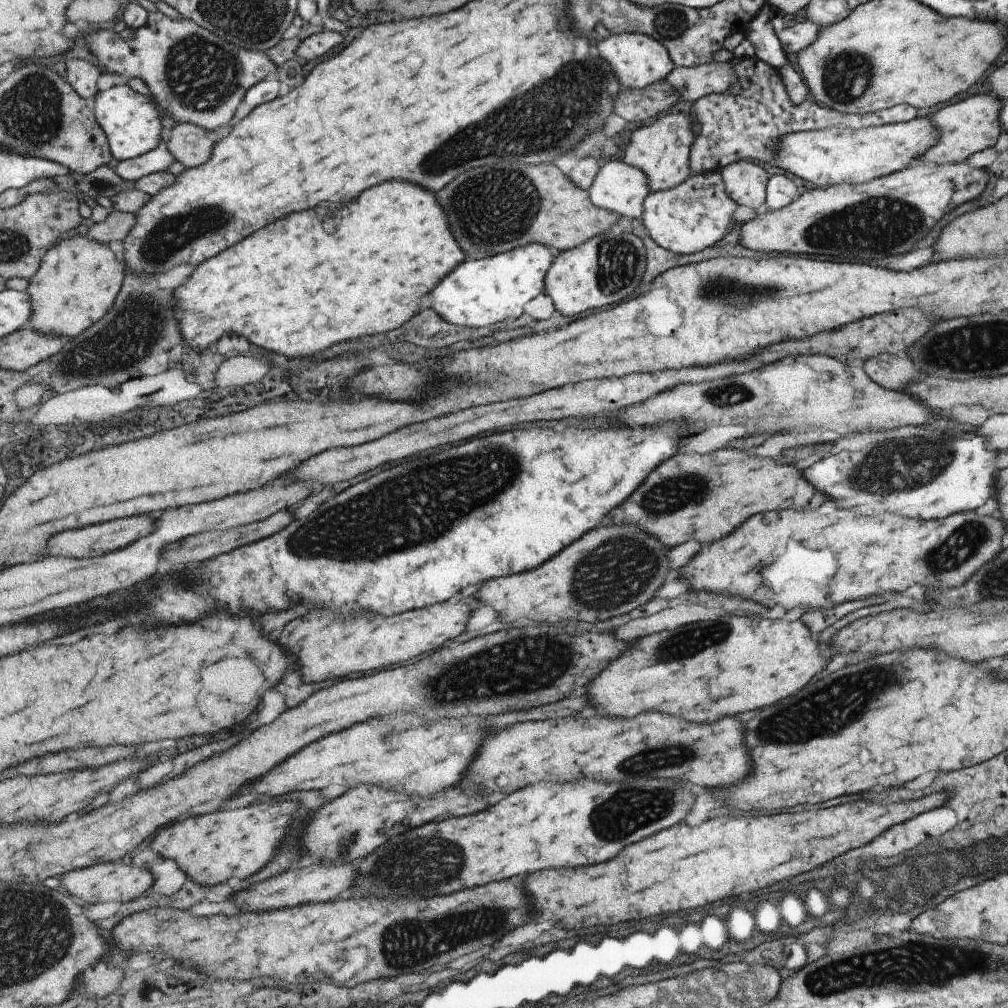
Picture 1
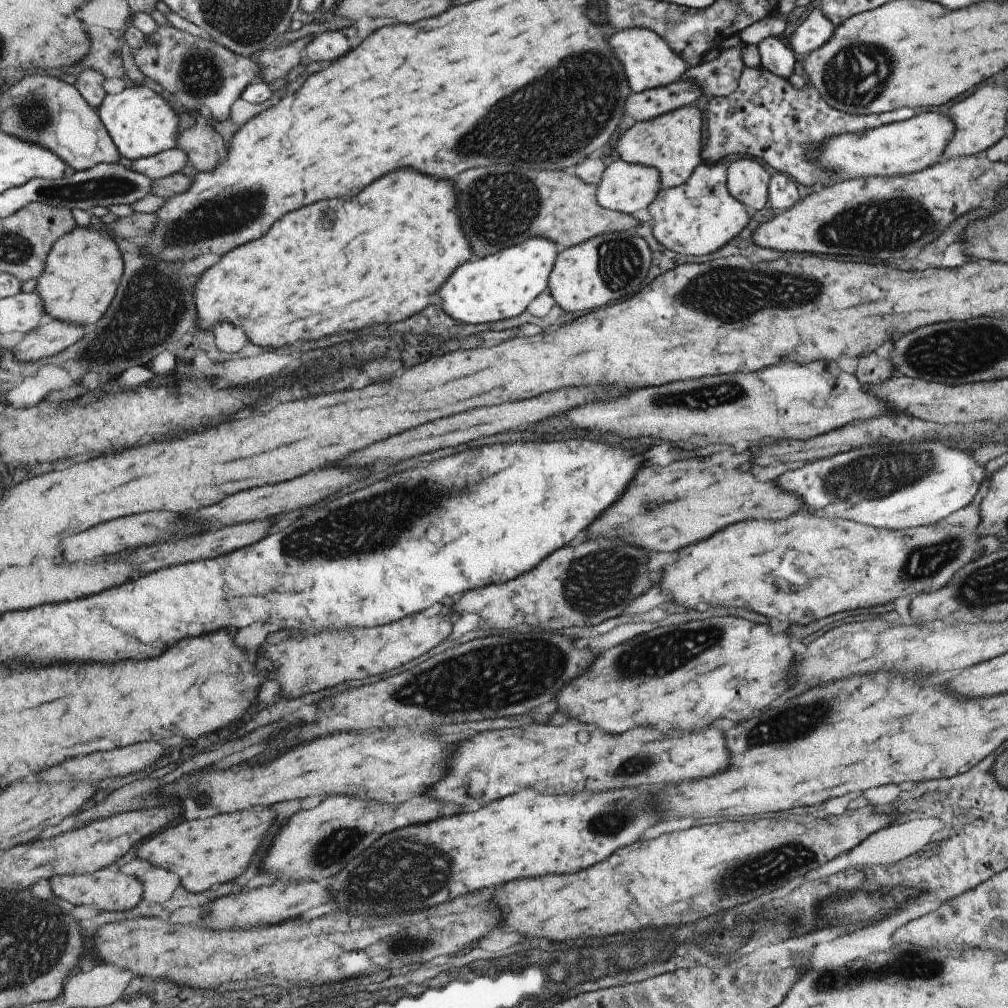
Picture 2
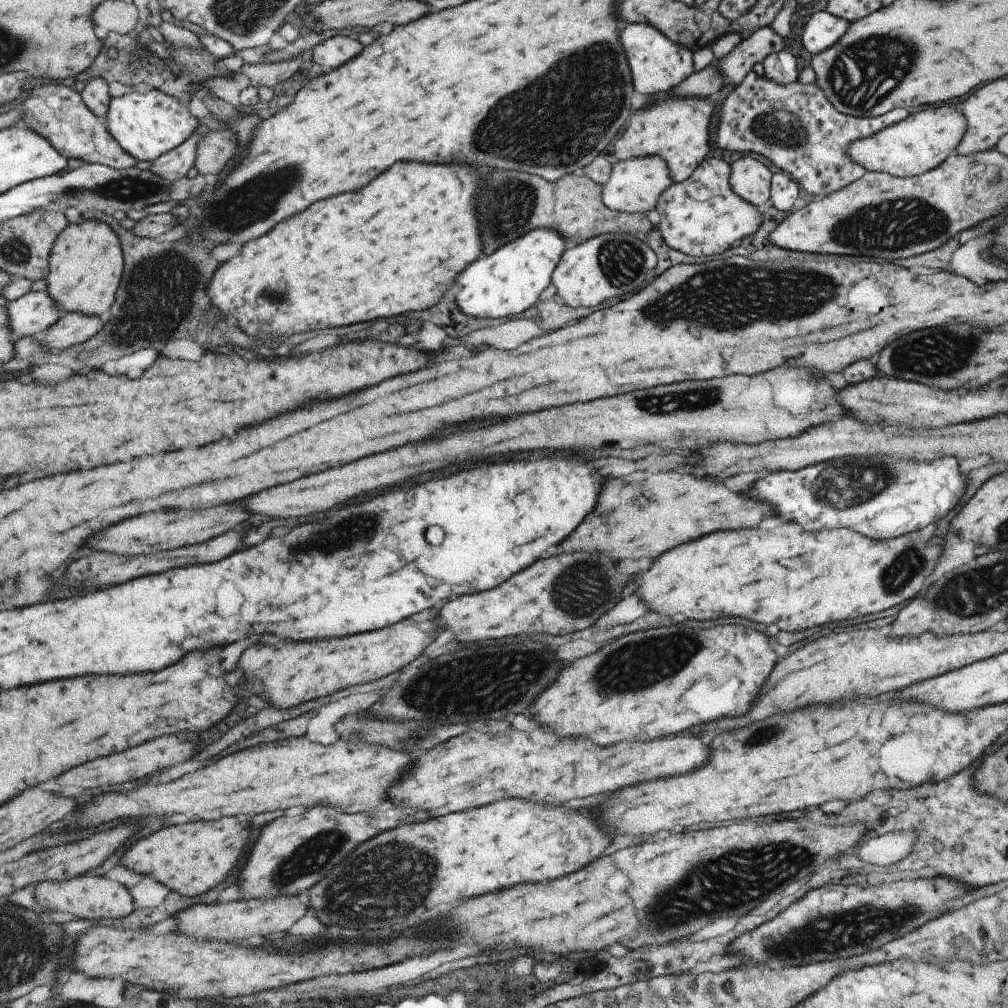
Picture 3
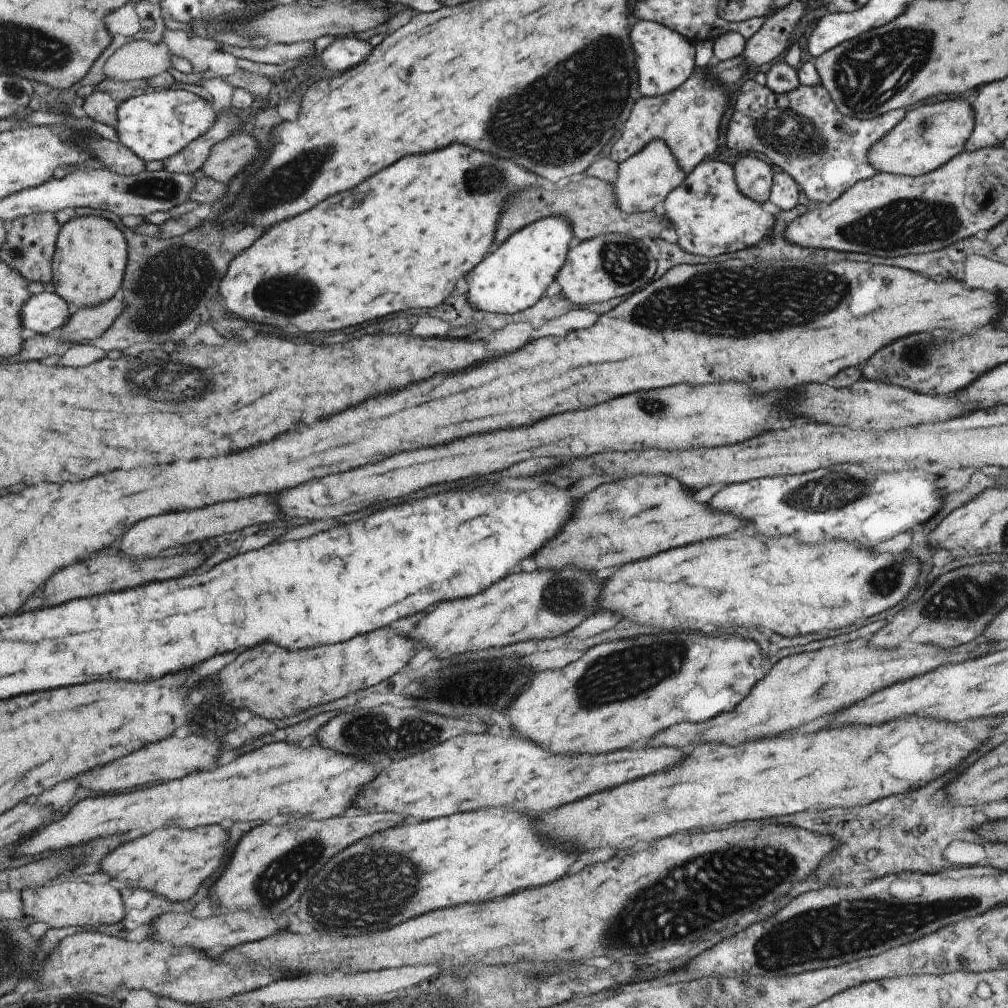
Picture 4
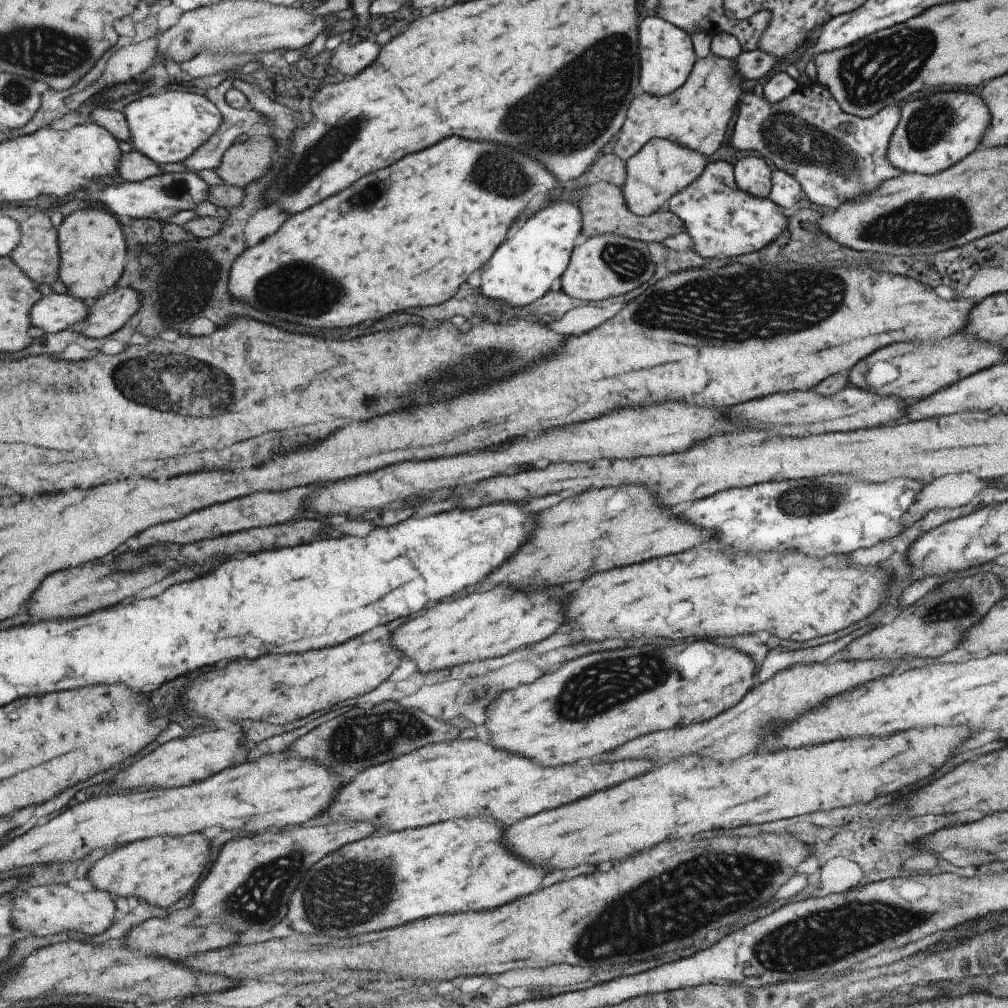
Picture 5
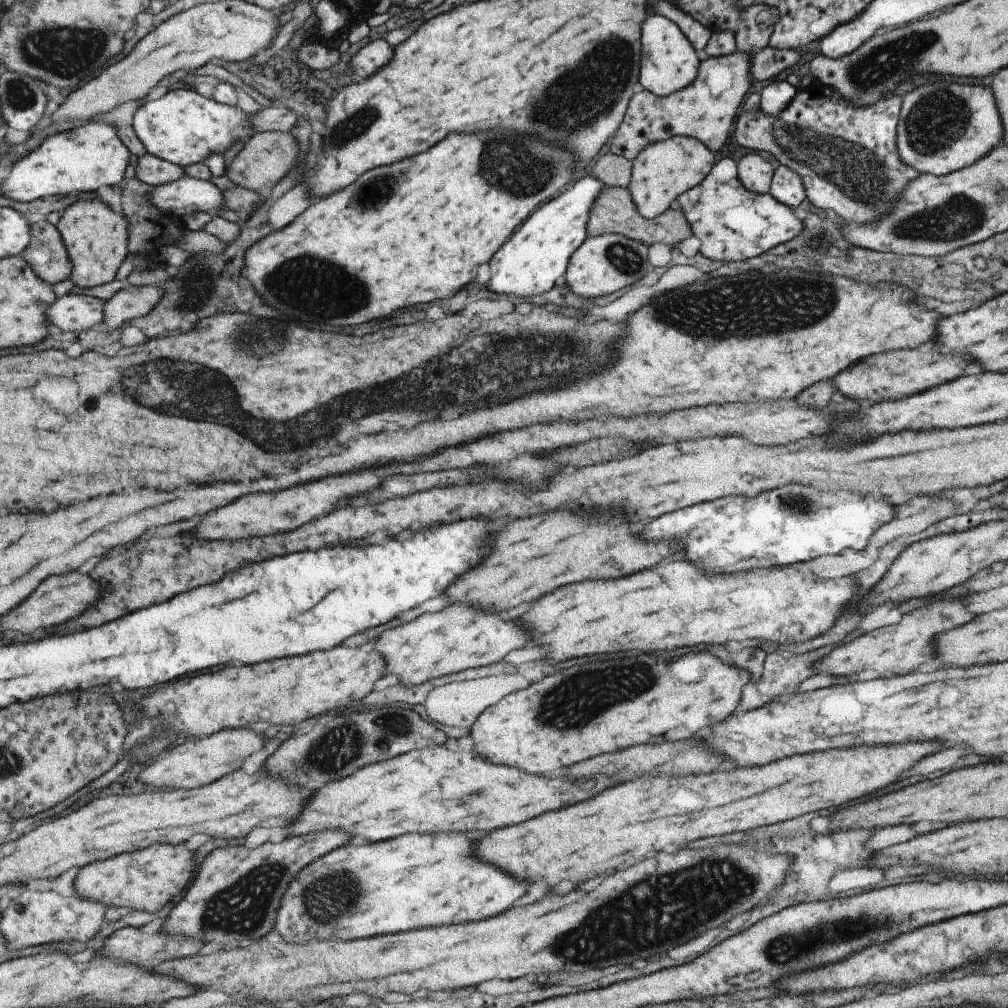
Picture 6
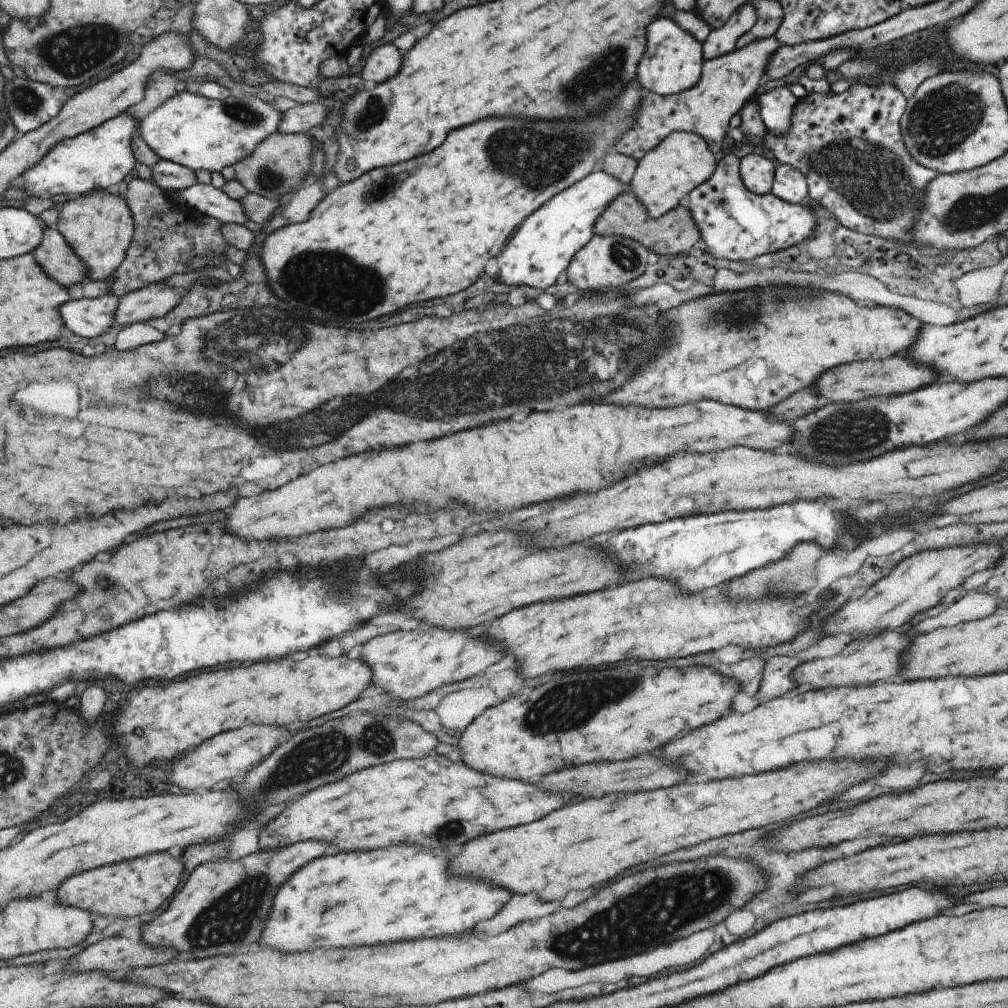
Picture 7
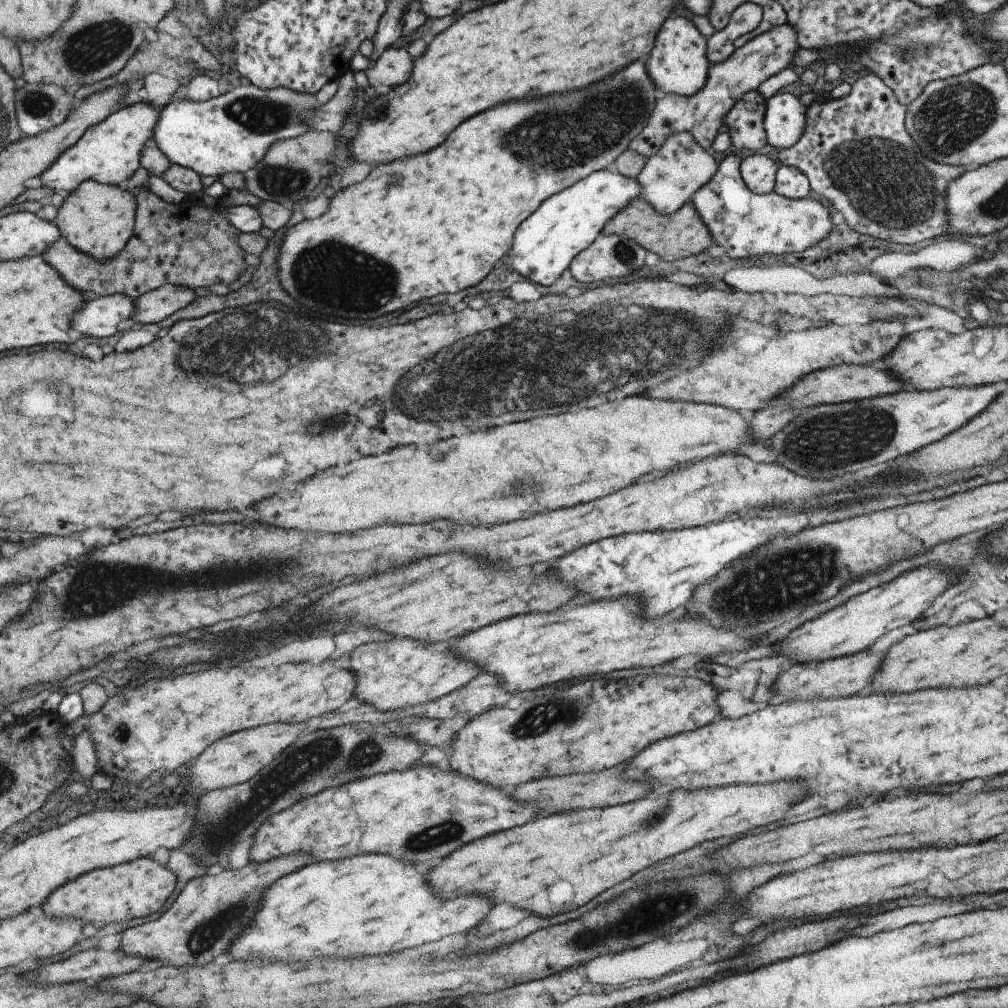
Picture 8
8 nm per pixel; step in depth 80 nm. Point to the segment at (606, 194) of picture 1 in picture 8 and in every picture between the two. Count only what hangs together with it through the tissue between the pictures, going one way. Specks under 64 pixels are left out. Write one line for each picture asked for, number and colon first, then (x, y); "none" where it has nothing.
2: (624, 187)
3: (634, 185)
4: (643, 180)
5: (660, 168)
6: (662, 171)
7: (667, 173)
8: (668, 179)

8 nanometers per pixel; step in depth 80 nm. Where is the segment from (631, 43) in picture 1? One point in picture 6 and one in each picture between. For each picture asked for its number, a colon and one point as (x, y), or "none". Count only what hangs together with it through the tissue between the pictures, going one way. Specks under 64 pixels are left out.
2: (648, 62)
3: (657, 65)
4: (664, 59)
5: (666, 56)
6: (669, 63)

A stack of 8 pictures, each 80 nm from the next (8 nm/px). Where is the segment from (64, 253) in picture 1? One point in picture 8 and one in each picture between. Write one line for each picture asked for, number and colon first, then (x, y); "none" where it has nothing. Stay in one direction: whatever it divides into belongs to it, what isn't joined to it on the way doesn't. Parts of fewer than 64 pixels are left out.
2: (83, 271)
3: (85, 266)
4: (90, 256)
5: (92, 246)
6: (95, 235)
7: (97, 225)
8: (97, 218)

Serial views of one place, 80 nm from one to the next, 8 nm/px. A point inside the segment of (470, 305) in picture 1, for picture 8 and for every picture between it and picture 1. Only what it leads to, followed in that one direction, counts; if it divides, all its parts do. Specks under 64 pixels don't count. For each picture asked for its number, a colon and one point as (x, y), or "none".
2: (499, 286)
3: (507, 282)
4: (515, 275)
5: (524, 265)
6: (535, 255)
7: (540, 250)
8: (567, 222)

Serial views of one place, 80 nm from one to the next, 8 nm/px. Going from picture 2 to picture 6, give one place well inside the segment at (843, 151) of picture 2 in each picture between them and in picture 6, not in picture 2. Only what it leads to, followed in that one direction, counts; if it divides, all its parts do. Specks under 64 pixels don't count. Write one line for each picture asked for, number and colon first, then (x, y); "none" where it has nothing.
3: (921, 141)
4: (928, 135)
5: (933, 132)
6: (942, 126)

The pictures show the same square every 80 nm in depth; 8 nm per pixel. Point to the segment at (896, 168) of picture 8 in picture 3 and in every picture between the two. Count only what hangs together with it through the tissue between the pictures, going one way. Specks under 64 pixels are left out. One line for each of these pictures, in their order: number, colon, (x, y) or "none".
3: (794, 126)
4: (825, 152)
5: (835, 157)
6: (846, 156)
7: (849, 147)

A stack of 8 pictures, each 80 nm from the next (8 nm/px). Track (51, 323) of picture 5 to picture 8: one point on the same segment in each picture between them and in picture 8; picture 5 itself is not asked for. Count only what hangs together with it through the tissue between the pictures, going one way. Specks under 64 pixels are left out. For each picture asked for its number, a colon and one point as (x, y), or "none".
6: (77, 313)
7: (90, 318)
8: (99, 318)

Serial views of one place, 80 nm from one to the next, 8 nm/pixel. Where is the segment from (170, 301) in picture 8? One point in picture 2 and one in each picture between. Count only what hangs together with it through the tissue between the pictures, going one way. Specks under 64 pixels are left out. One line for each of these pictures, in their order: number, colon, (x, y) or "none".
2: (54, 335)
3: (73, 328)
4: (88, 323)
5: (110, 312)
6: (132, 302)
7: (153, 301)

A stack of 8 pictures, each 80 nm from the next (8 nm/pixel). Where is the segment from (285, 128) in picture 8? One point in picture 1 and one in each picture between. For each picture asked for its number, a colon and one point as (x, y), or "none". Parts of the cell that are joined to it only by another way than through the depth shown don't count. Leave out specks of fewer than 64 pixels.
1: (132, 124)
2: (142, 124)
3: (148, 125)
4: (156, 125)
5: (167, 127)
6: (182, 127)
7: (199, 133)

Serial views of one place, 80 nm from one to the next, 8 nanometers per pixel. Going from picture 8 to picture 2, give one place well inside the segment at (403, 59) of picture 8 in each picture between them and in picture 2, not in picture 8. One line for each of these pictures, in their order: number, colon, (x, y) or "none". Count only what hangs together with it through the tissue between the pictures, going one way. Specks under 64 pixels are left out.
2: (327, 46)
3: (330, 53)
4: (344, 53)
5: (347, 59)
6: (373, 55)
7: (383, 62)

